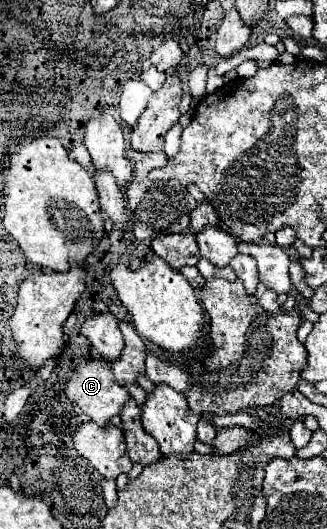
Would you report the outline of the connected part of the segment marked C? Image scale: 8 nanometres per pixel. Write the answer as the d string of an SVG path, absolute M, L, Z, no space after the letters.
M89 357L89 361L79 361L73 369L71 369L71 377L67 381L65 387L65 395L71 403L75 403L77 407L81 407L81 411L85 411L91 421L95 421L97 425L105 425L109 423L109 419L113 415L119 415L121 407L129 401L129 393L125 387L121 387L119 383L115 383L115 375L111 371L111 363L99 359L99 357Z

